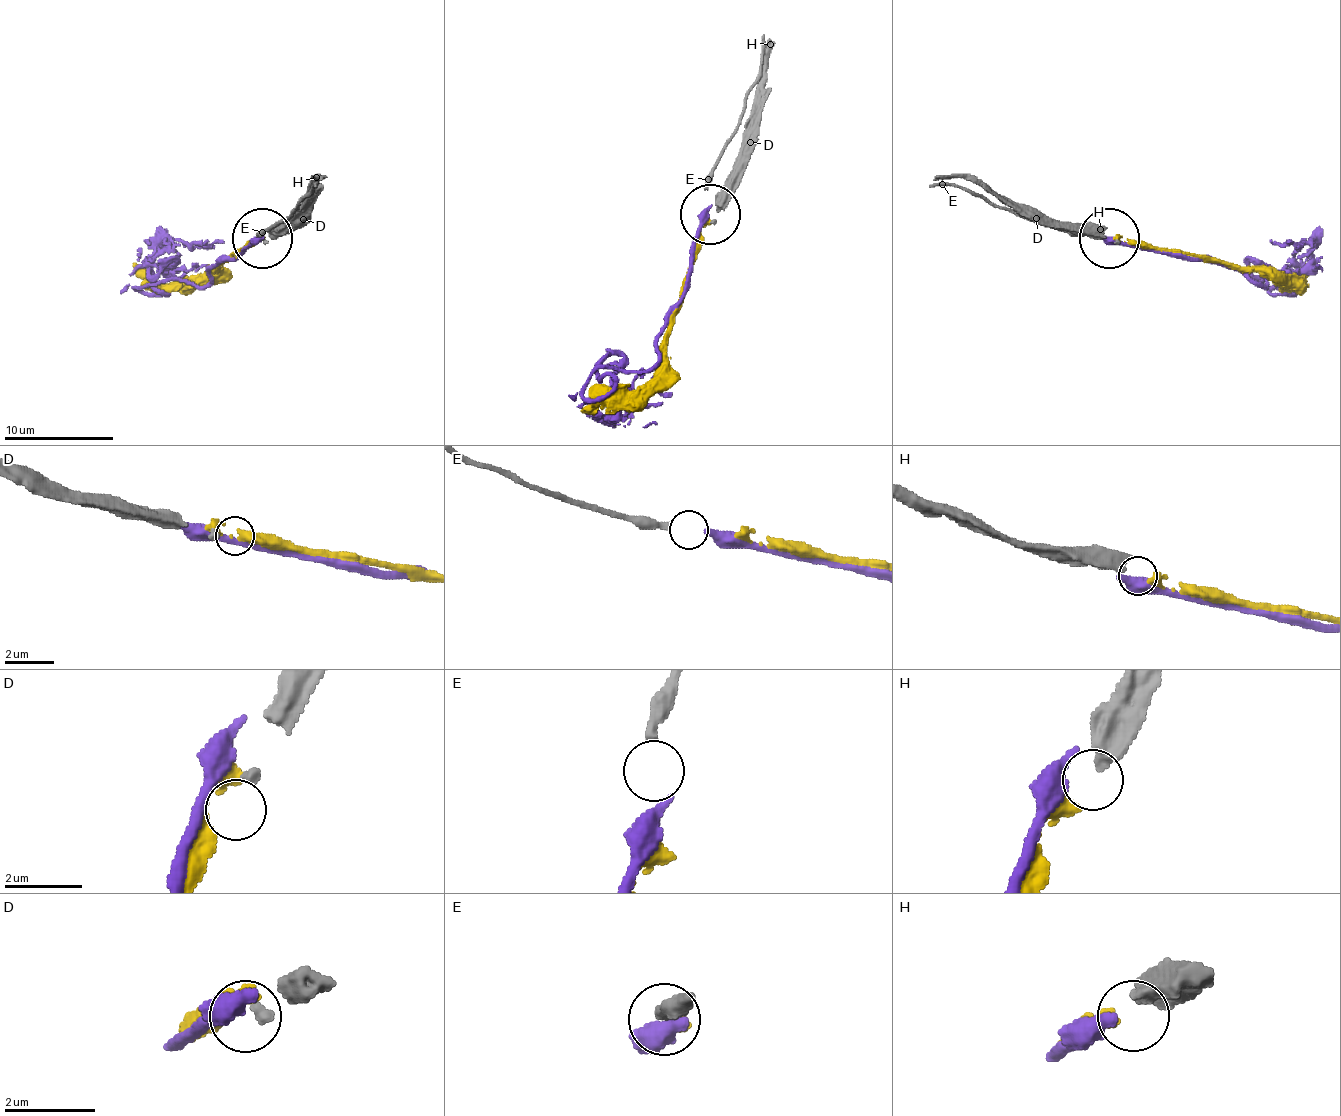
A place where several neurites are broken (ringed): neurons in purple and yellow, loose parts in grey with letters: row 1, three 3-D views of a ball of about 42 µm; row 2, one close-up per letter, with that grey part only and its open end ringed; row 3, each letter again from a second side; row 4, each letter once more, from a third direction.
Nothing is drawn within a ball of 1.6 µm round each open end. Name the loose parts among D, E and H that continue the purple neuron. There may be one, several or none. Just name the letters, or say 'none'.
E

